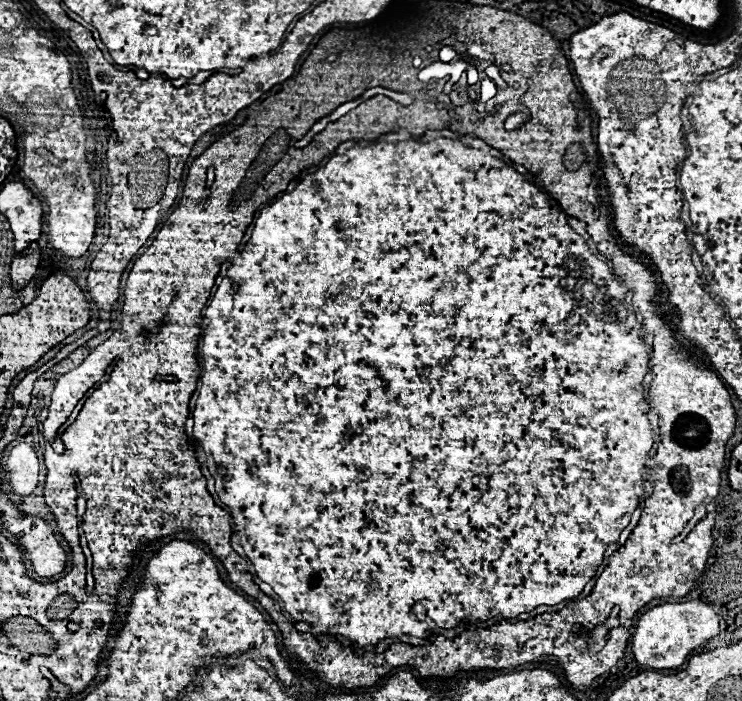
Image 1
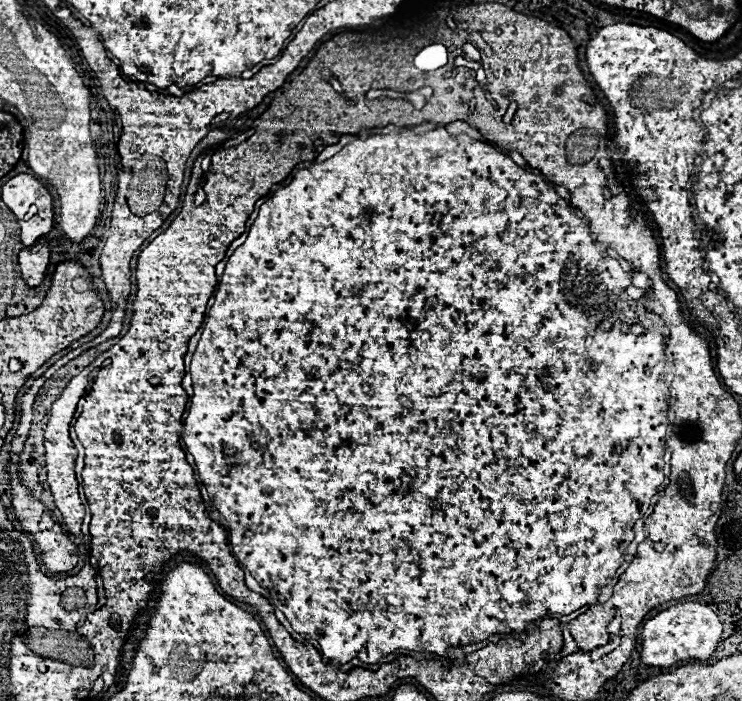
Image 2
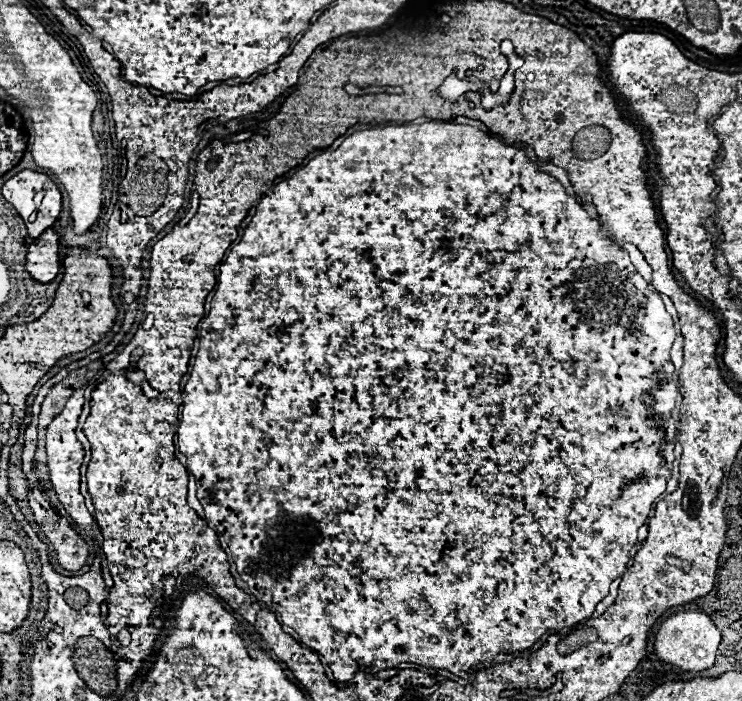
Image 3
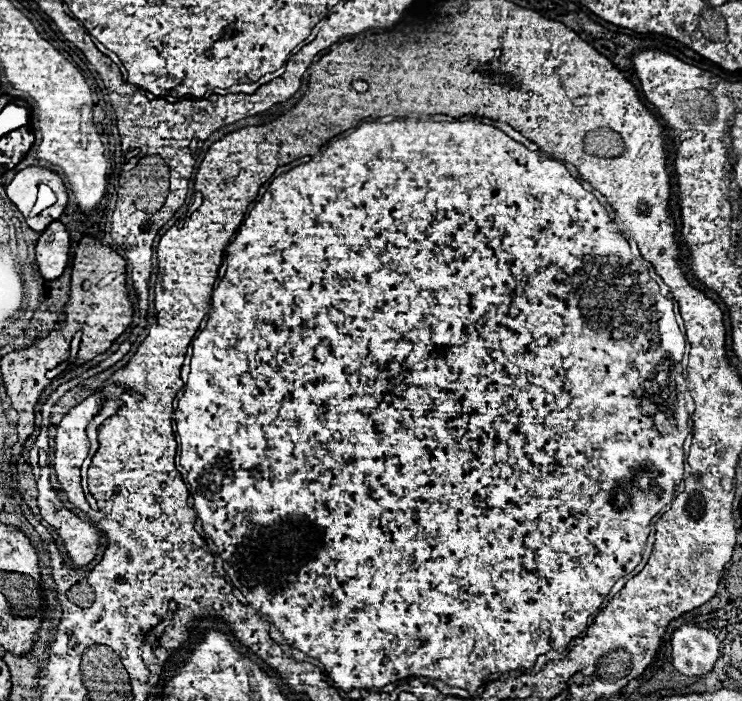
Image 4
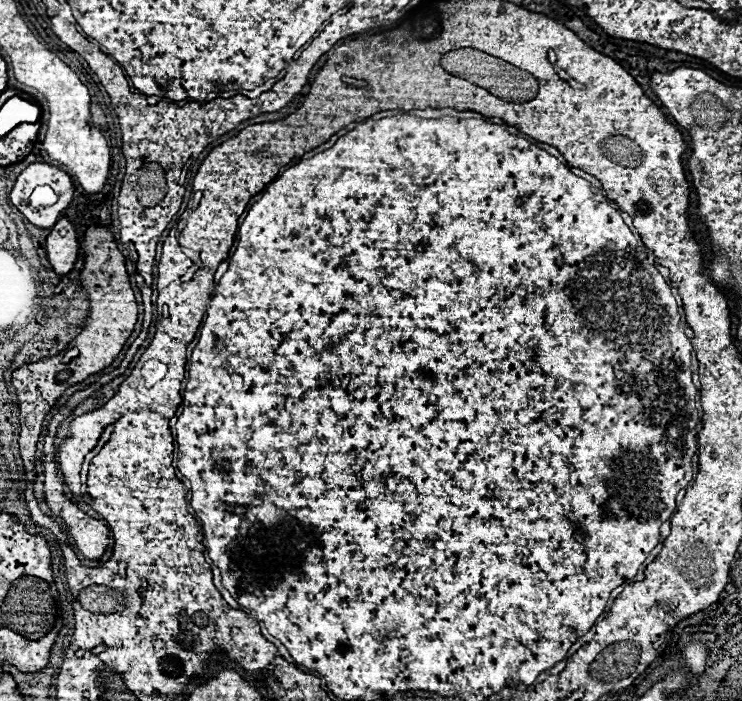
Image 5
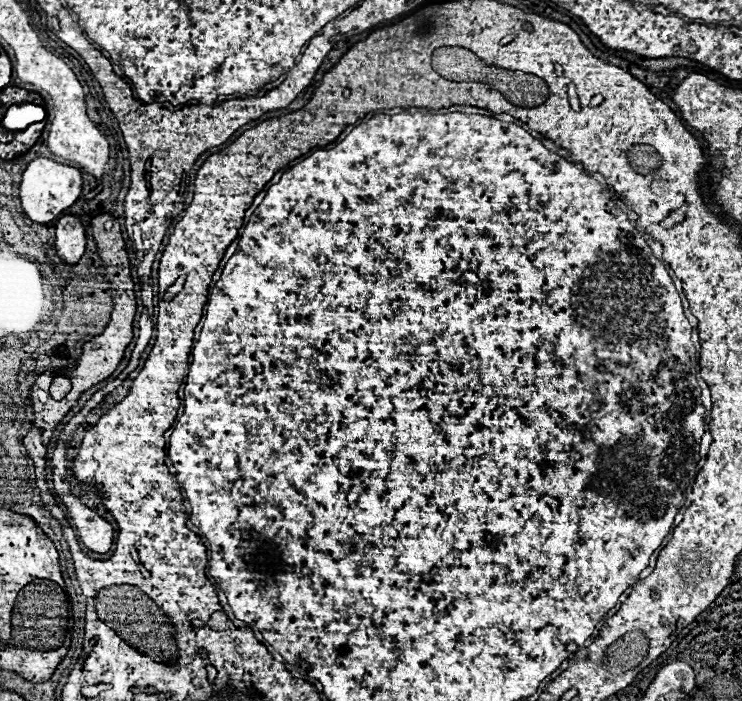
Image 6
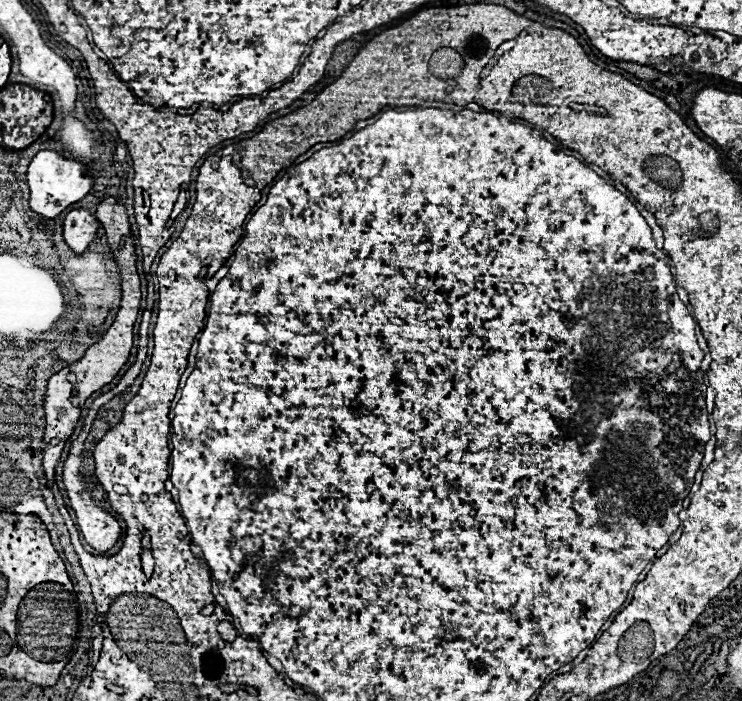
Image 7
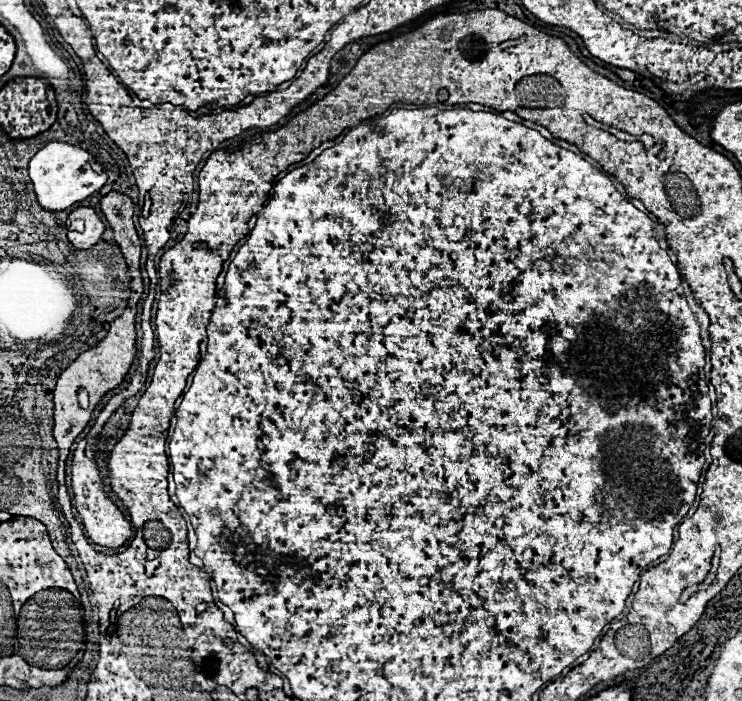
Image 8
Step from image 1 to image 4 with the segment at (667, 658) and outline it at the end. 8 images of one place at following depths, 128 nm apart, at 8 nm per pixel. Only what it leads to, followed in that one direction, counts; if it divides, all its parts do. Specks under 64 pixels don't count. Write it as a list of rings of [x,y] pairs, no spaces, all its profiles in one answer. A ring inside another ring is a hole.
[[[684,624],[672,632],[672,664],[681,674],[704,676],[716,664],[720,650],[718,638],[704,628]]]

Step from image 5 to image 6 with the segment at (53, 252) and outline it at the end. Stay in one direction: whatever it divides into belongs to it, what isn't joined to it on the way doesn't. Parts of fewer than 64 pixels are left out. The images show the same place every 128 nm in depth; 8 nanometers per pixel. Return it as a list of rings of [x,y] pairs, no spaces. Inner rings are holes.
[[[62,216],[56,224],[56,252],[66,264],[78,264],[84,248],[86,248],[86,234],[84,226],[76,216]]]

